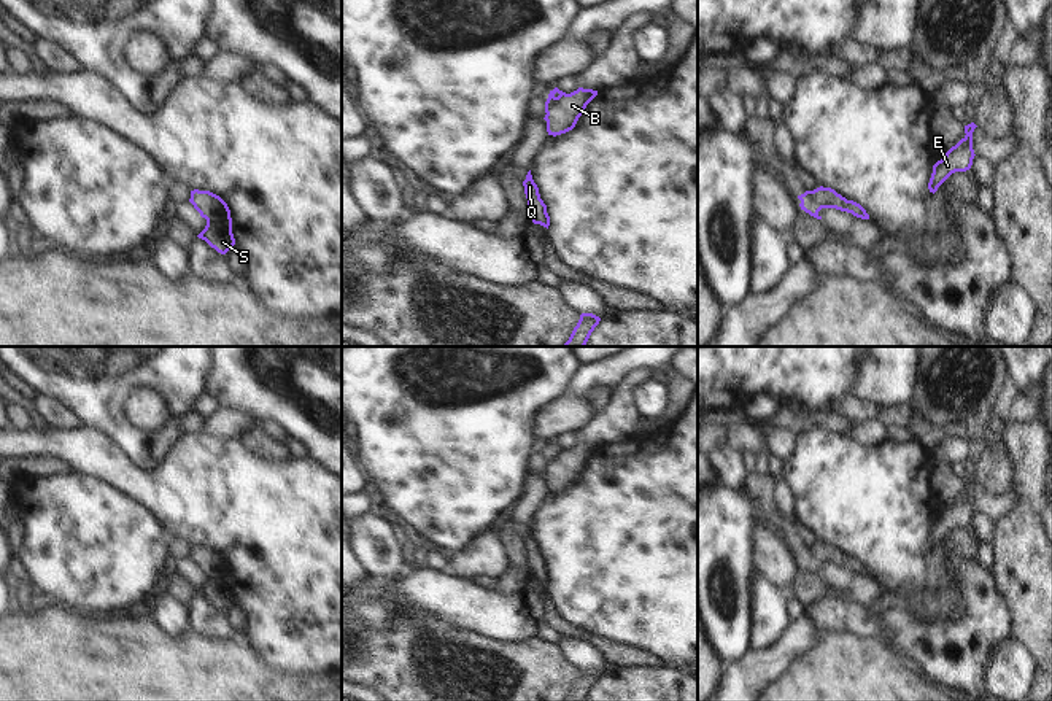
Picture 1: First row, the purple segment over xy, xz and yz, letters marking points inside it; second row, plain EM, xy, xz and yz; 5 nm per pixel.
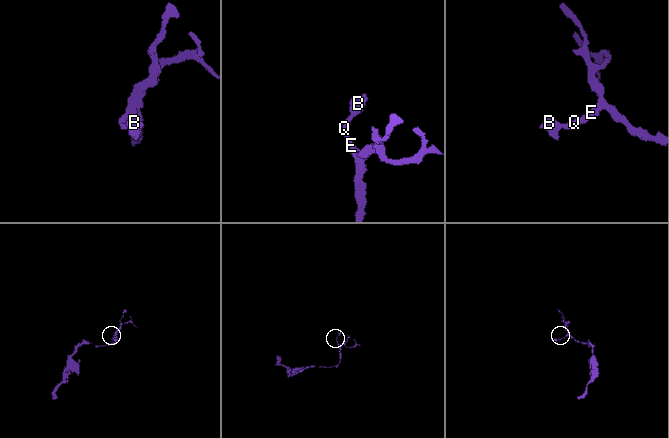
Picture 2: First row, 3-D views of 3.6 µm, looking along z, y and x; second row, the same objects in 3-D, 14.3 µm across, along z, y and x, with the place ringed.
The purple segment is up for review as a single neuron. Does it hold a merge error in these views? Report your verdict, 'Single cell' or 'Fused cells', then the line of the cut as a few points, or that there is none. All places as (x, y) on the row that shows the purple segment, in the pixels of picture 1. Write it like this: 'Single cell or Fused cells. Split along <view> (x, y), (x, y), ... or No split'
Single cell. No split.

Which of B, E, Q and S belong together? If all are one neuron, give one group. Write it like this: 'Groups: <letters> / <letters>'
Groups: B E Q S.

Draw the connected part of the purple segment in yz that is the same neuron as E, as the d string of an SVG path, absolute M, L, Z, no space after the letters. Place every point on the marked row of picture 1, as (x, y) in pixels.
M974 122L965 126L965 137L952 146L946 156L933 165L933 173L928 183L930 192L936 192L938 188L955 172L966 172L973 165L973 132L977 126Z

